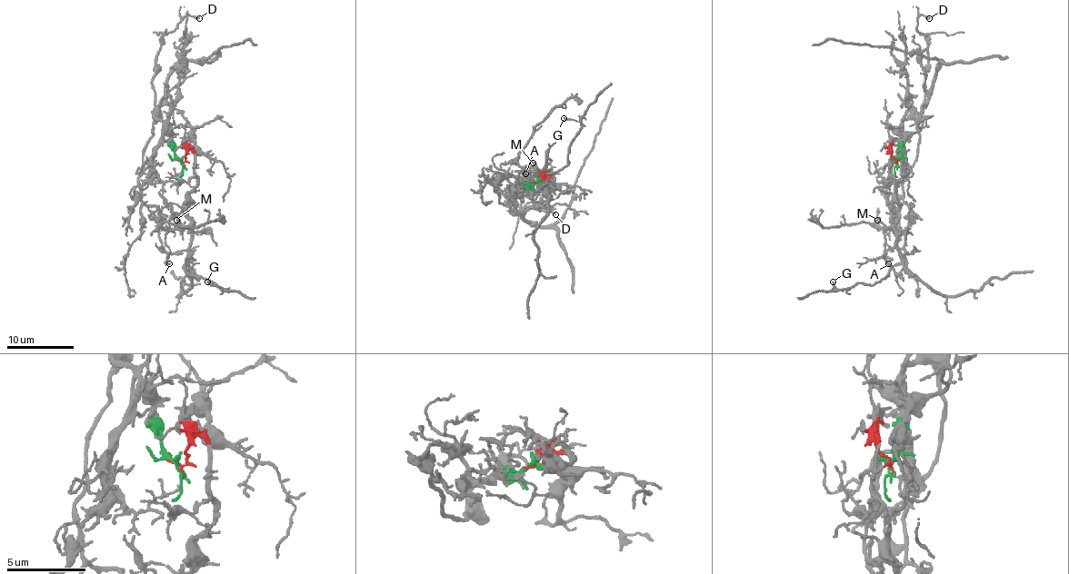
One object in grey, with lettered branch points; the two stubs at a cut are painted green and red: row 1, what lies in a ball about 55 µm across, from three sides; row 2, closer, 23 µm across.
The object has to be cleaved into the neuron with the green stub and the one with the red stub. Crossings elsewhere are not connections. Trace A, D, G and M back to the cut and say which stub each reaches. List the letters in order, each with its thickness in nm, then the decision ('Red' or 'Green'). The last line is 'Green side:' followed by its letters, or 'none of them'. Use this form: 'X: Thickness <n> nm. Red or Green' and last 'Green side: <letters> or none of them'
A: Thickness 160 nm. Red
D: Thickness 170 nm. Green
G: Thickness 110 nm. Red
M: Thickness 140 nm. Red
Green side: D

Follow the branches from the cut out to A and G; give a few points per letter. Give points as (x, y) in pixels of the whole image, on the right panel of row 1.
A: (896, 163), (890, 151), (890, 175), (894, 185), (898, 217), (884, 234), (884, 261), (888, 264)
G: (896, 163), (890, 151), (898, 217), (896, 242), (884, 256), (888, 274), (878, 282), (838, 290), (833, 281)

